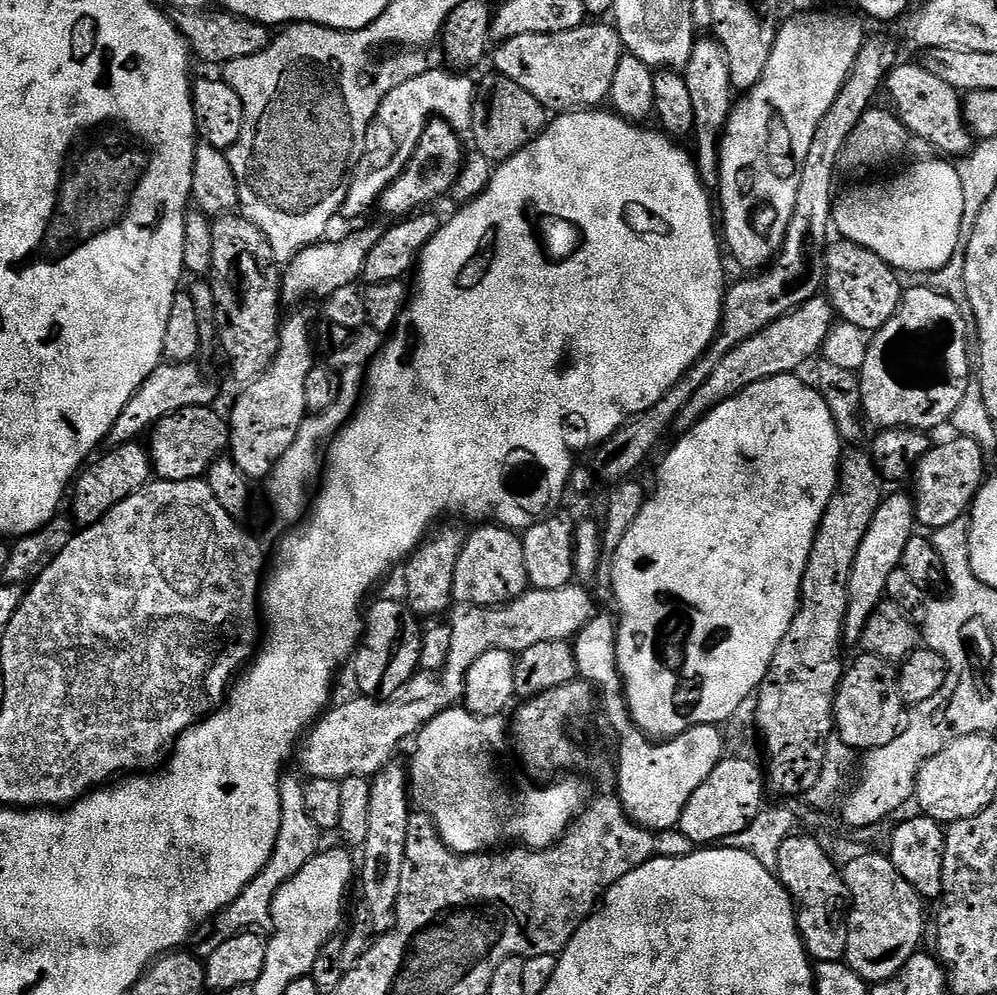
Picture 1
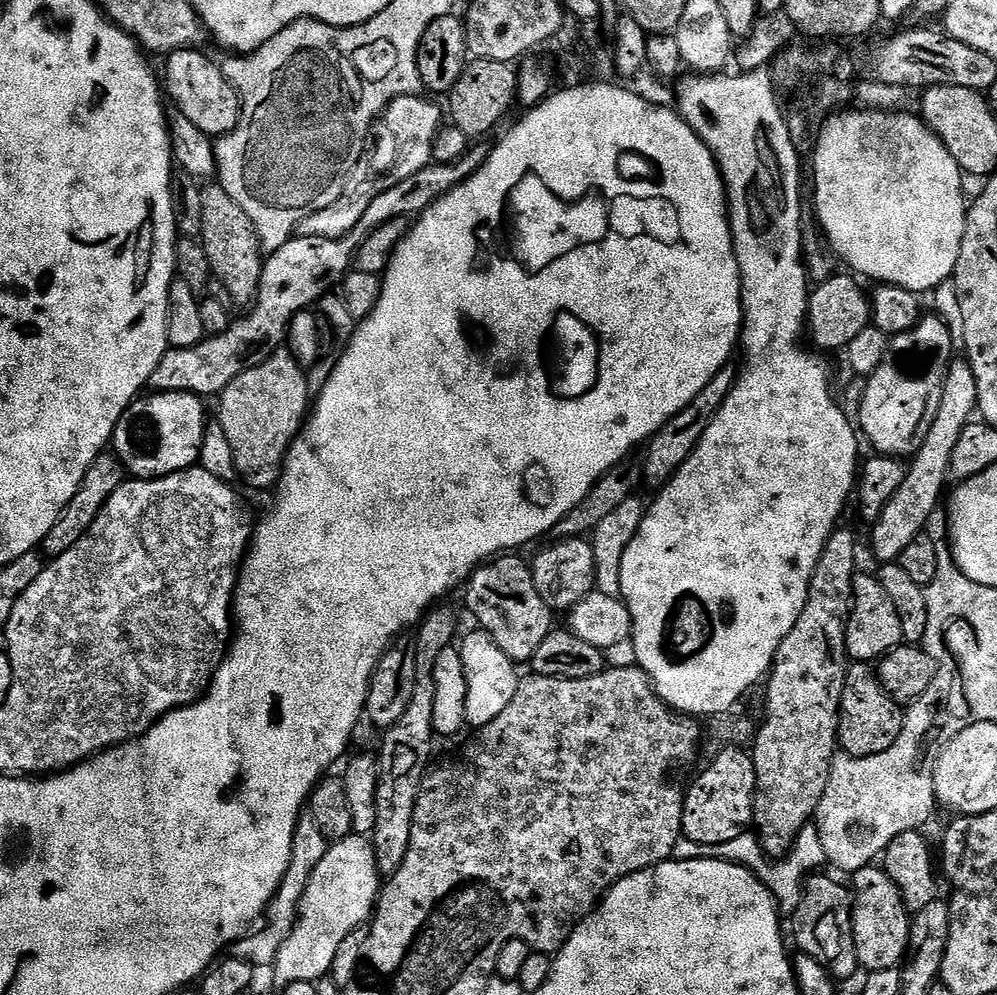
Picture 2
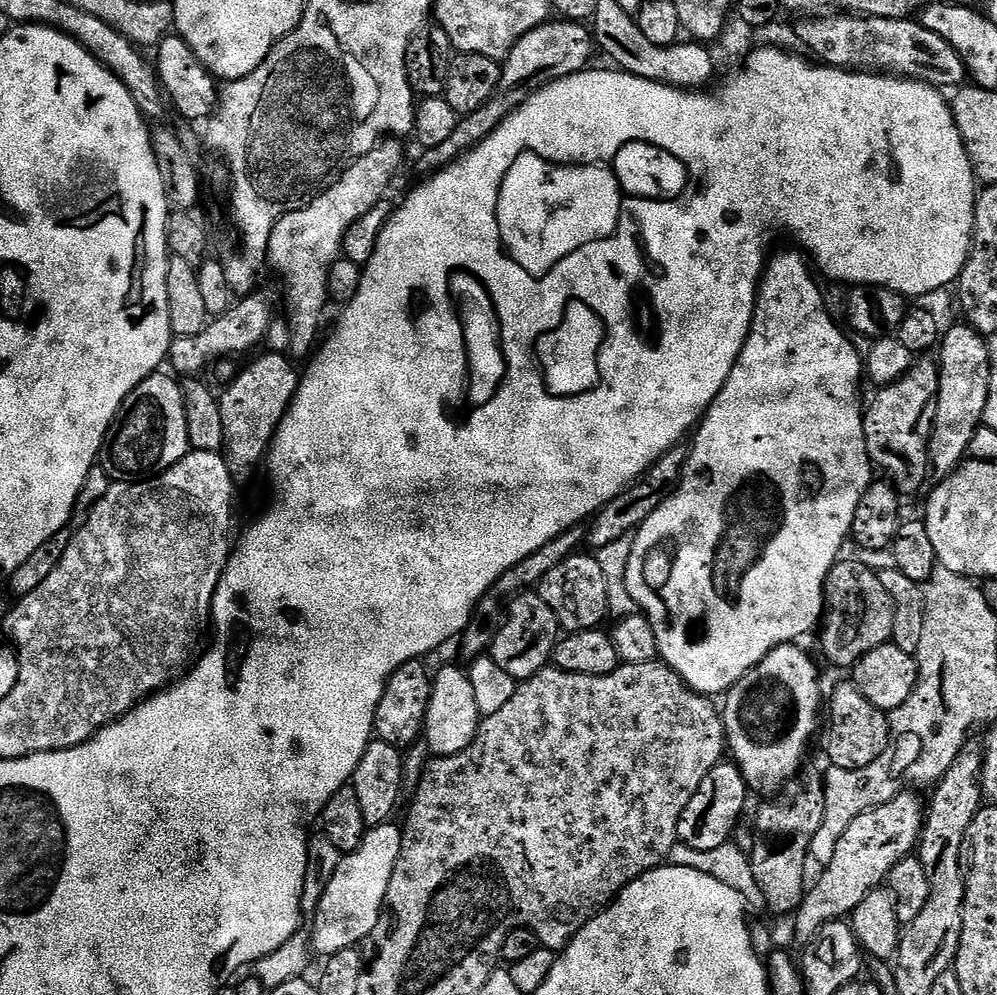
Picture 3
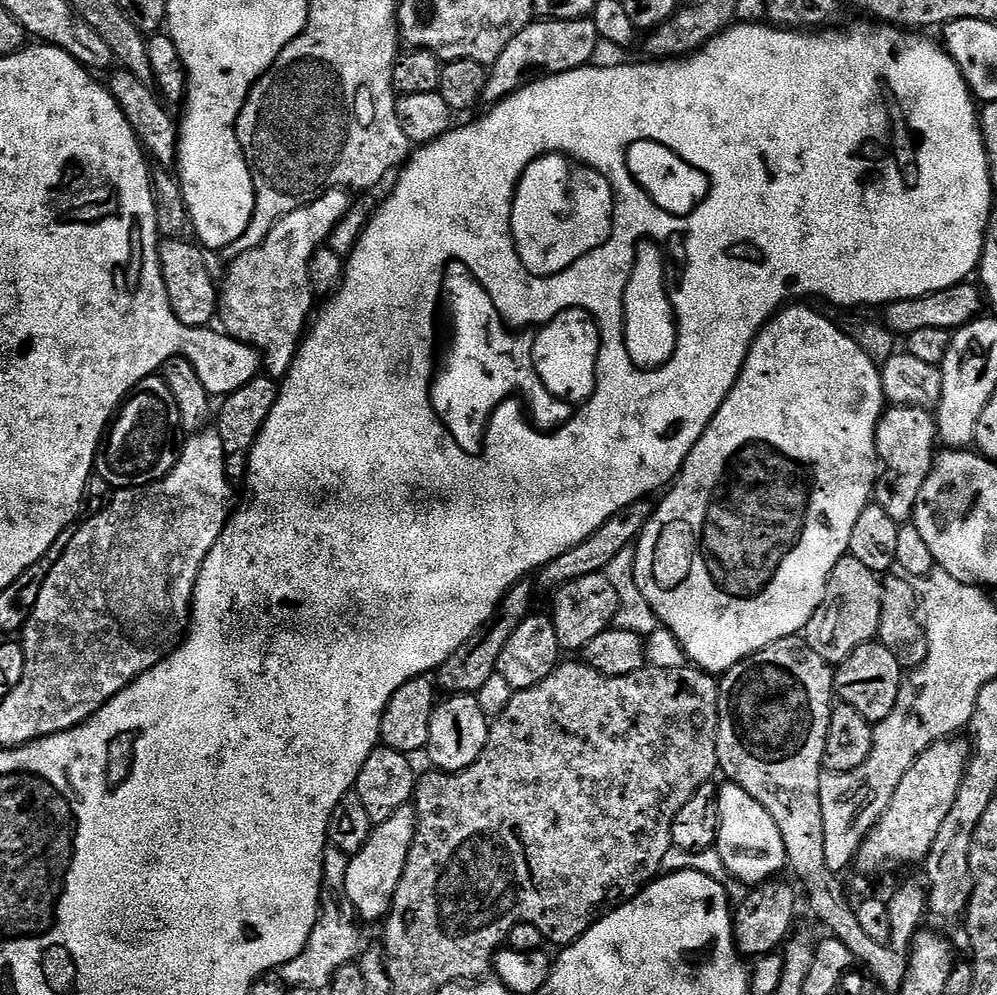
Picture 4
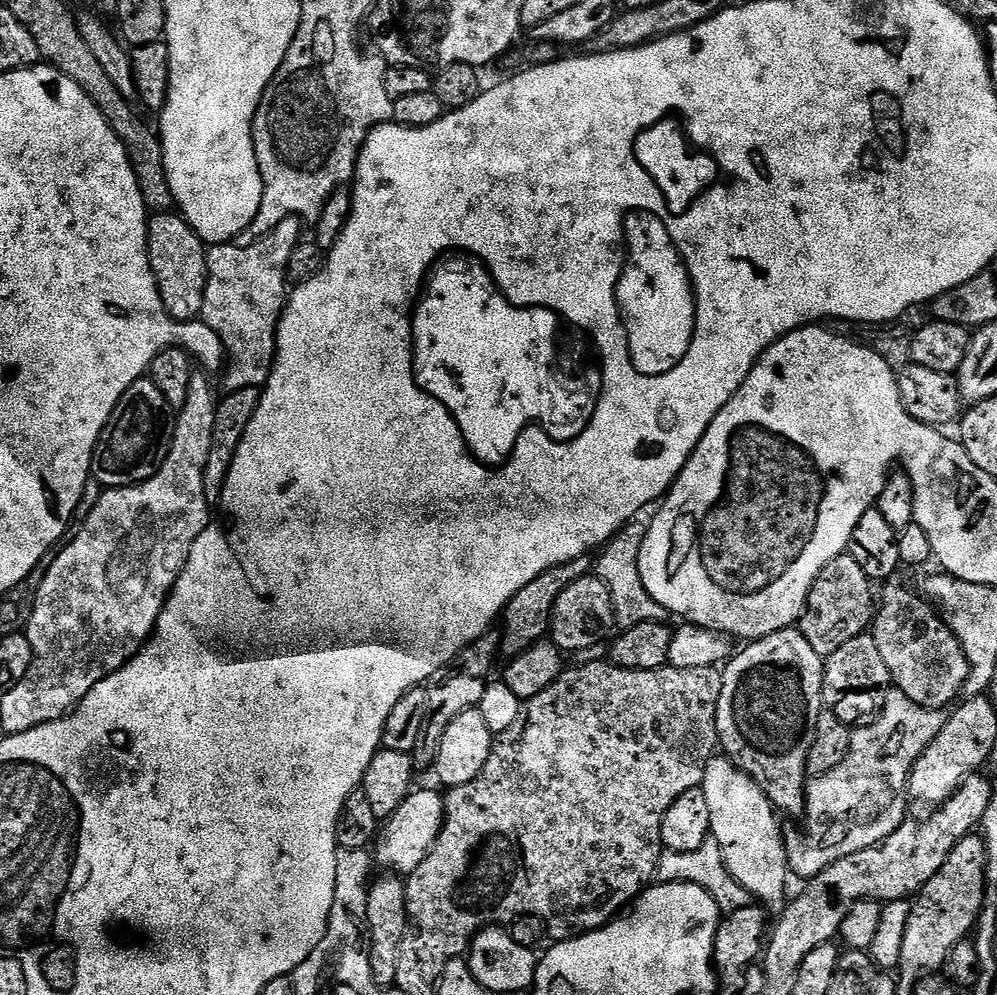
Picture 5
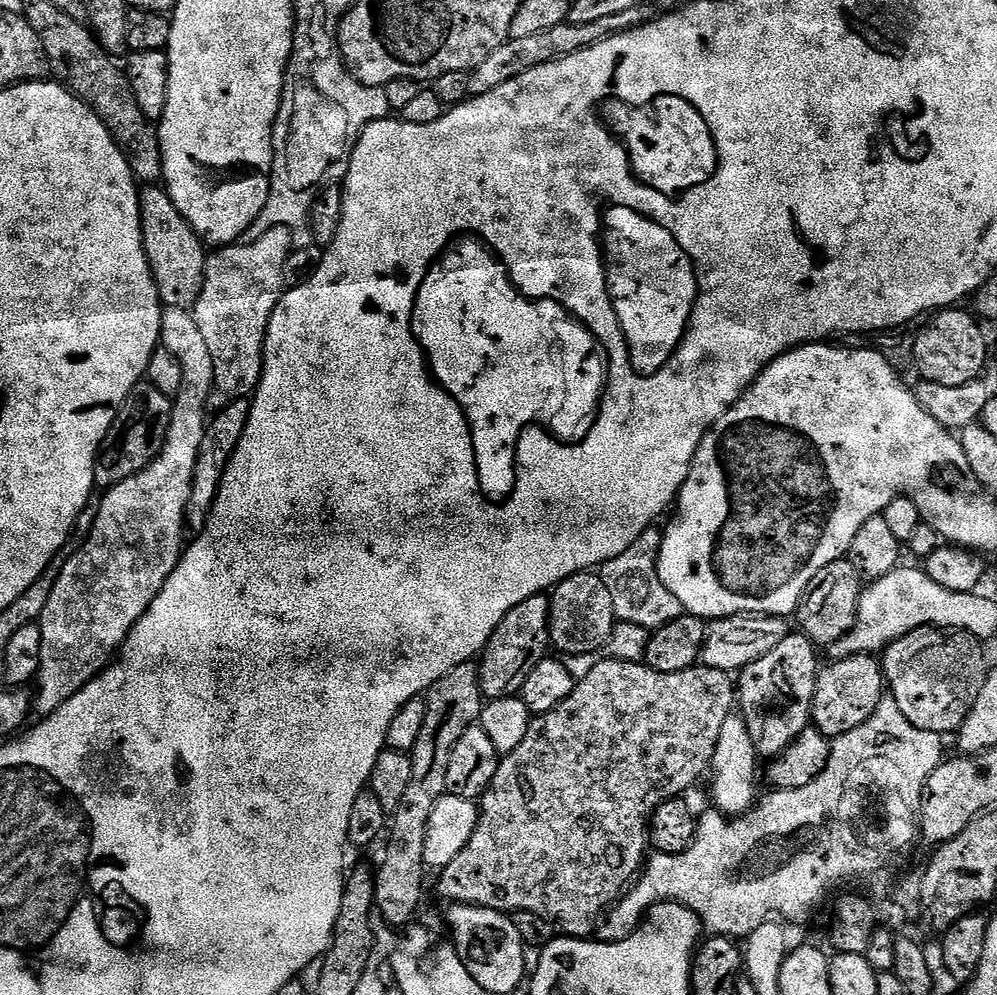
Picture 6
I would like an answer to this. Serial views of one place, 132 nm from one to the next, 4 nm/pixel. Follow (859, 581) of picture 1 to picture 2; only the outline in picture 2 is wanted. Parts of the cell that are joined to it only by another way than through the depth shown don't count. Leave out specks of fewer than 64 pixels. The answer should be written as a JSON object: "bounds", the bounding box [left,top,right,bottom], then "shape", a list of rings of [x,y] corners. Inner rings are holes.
{"bounds":[871,359,978,562],"shape":[[[953,359],[946,374],[940,409],[938,414],[934,414],[934,422],[930,426],[930,434],[926,434],[922,446],[916,455],[911,457],[906,478],[902,486],[898,486],[898,494],[894,494],[890,502],[886,502],[882,518],[878,518],[876,523],[871,525],[872,552],[877,556],[877,561],[896,562],[906,546],[928,528],[928,519],[940,504],[944,483],[949,483],[950,480],[954,446],[958,444],[958,438],[965,426],[973,423],[974,413],[978,408],[977,398],[978,382],[974,378],[974,370],[969,366],[967,359]]]}

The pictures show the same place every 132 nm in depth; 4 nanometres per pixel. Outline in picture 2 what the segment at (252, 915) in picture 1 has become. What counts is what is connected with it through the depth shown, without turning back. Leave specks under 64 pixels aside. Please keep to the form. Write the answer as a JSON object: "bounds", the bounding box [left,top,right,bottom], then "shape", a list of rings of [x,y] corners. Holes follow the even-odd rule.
{"bounds":[234,814,330,962],"shape":[[[311,814],[301,815],[300,821],[296,823],[290,866],[286,870],[274,898],[269,902],[266,915],[262,920],[262,924],[268,928],[262,929],[257,936],[249,934],[243,940],[236,941],[234,945],[235,959],[256,962],[260,956],[260,948],[265,948],[268,954],[272,954],[280,947],[280,943],[290,934],[293,924],[296,923],[300,915],[300,899],[314,874],[314,866],[318,866],[318,862],[322,862],[329,846],[330,842],[324,837],[322,830],[318,830]]]}

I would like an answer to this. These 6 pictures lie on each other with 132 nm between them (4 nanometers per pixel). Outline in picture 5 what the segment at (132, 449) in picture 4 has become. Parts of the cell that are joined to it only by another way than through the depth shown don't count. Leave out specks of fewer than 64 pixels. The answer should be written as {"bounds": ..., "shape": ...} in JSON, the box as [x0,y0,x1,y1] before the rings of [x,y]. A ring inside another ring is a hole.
{"bounds":[91,378,172,489],"shape":[[[141,378],[131,384],[122,394],[118,406],[112,411],[108,425],[102,430],[100,440],[96,443],[96,449],[92,452],[92,471],[91,479],[96,480],[101,489],[109,488],[129,488],[135,484],[146,482],[158,474],[158,470],[166,462],[168,452],[172,448],[172,432],[170,431],[170,409],[166,398],[162,398],[162,390],[154,386],[150,378]]]}

